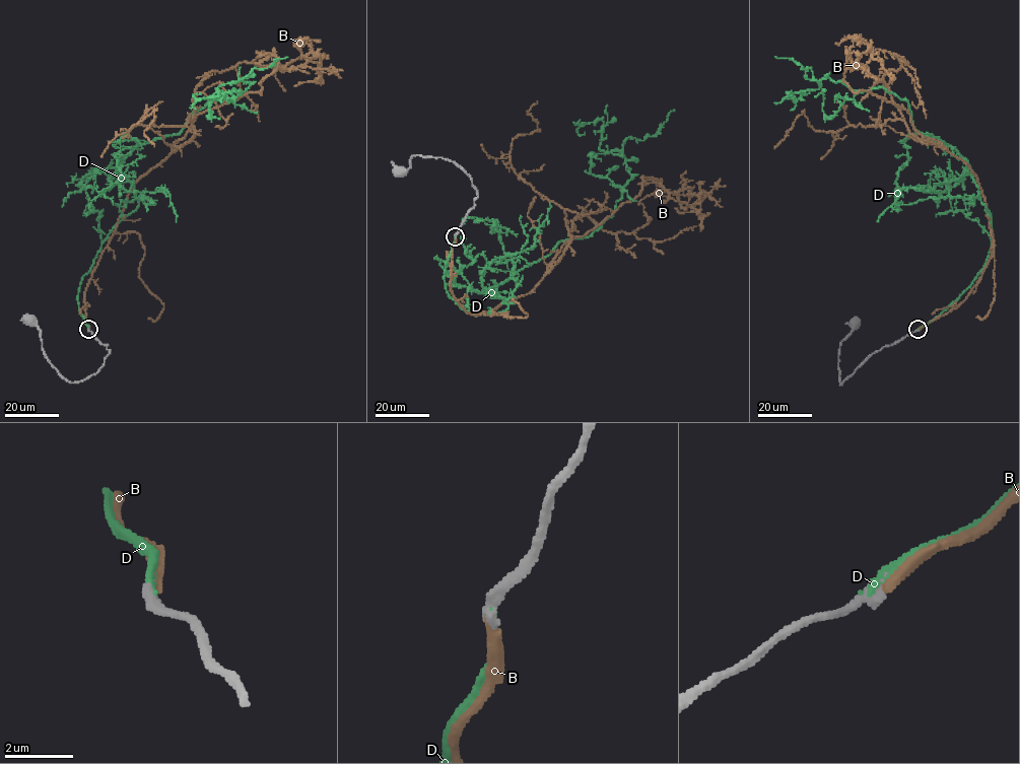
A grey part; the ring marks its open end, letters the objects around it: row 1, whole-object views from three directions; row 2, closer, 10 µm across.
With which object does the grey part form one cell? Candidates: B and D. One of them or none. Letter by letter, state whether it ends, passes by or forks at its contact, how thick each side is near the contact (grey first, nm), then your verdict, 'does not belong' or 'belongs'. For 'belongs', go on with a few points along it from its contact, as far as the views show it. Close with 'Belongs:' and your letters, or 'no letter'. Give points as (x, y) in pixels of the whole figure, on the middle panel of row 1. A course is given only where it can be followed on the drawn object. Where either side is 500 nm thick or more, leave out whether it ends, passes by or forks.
B: it ends | 380/280 nm | does not belong
D: it ends | 400/260 nm | belongs | via (455, 236), (448, 295), (503, 311), (490, 293), (591, 234), (631, 179), (604, 122), (585, 132)
Belongs: D

